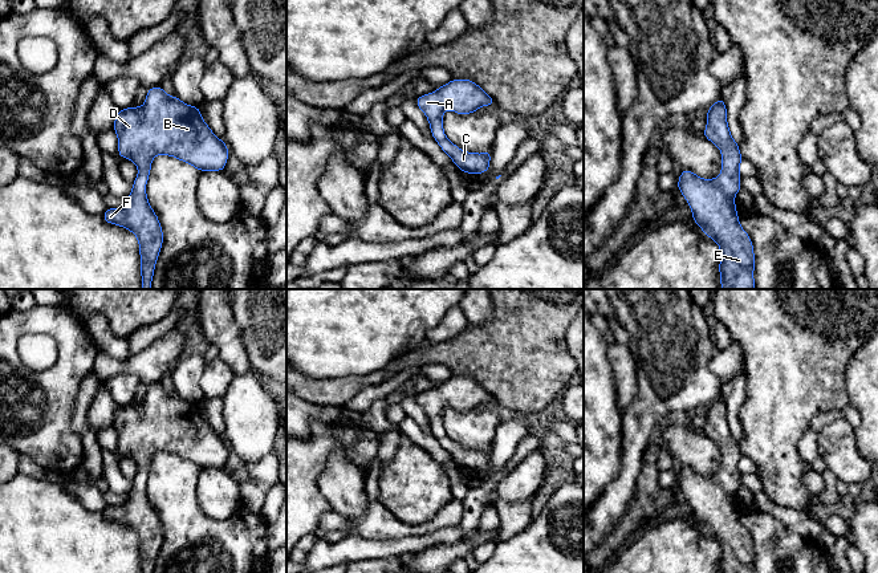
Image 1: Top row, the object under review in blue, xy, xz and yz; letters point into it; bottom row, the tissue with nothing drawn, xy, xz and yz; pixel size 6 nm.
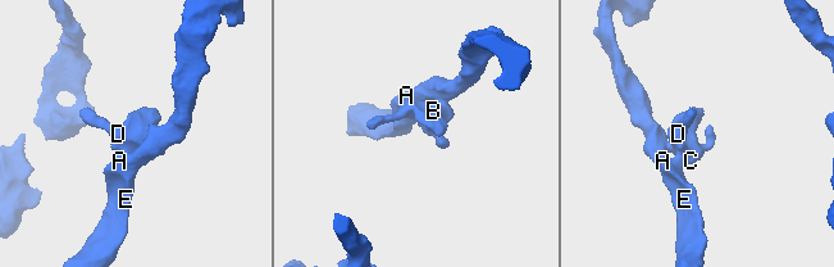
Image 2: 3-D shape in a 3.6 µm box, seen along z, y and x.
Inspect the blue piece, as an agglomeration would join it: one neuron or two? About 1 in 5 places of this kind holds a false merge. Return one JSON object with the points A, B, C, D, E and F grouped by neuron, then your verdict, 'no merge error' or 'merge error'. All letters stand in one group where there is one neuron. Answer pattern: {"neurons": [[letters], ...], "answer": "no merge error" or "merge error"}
{"neurons": [["A", "B", "C", "D", "E", "F"]], "answer": "no merge error"}

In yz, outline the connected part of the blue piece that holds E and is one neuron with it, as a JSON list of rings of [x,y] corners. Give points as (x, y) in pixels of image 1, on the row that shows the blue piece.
[[[723,98],[707,110],[703,135],[721,153],[720,175],[703,179],[682,170],[676,187],[692,211],[691,219],[719,244],[721,289],[756,289],[753,244],[740,225],[735,204],[735,195],[741,190],[739,167],[743,157],[729,133]]]

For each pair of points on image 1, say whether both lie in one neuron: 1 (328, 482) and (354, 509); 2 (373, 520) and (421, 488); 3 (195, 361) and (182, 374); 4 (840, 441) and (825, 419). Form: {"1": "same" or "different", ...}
{"1": "same", "2": "different", "3": "same", "4": "different"}

